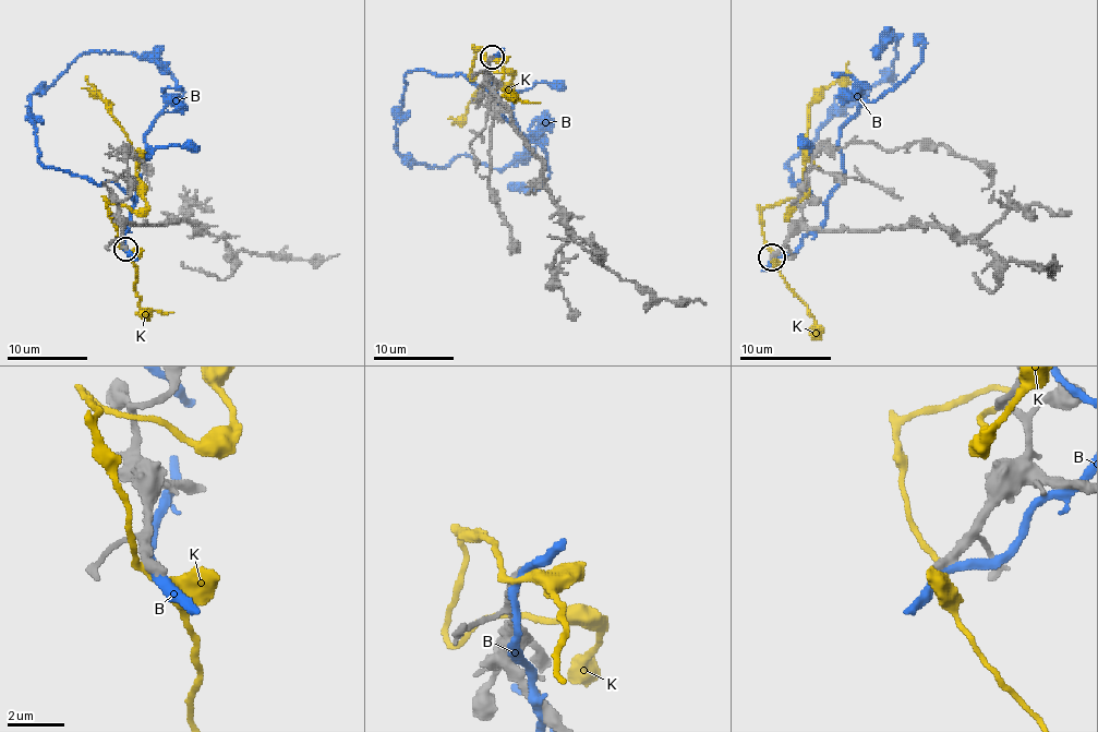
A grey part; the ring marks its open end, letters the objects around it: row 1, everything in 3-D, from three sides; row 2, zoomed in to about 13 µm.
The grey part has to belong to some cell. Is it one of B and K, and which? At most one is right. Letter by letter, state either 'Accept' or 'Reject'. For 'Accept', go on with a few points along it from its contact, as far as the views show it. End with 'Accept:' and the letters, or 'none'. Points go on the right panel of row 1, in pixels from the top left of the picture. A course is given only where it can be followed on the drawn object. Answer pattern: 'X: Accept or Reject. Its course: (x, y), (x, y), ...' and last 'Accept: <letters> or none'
B: Reject
K: Reject
Accept: none

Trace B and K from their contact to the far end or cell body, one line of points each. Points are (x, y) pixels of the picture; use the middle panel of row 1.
B: (490, 60), (499, 105), (461, 74), (409, 70), (396, 148), (420, 165), (470, 154), (504, 168), (535, 146)
K: (487, 60), (473, 48), (470, 76), (497, 70), (511, 76), (504, 86), (480, 88), (451, 124)

